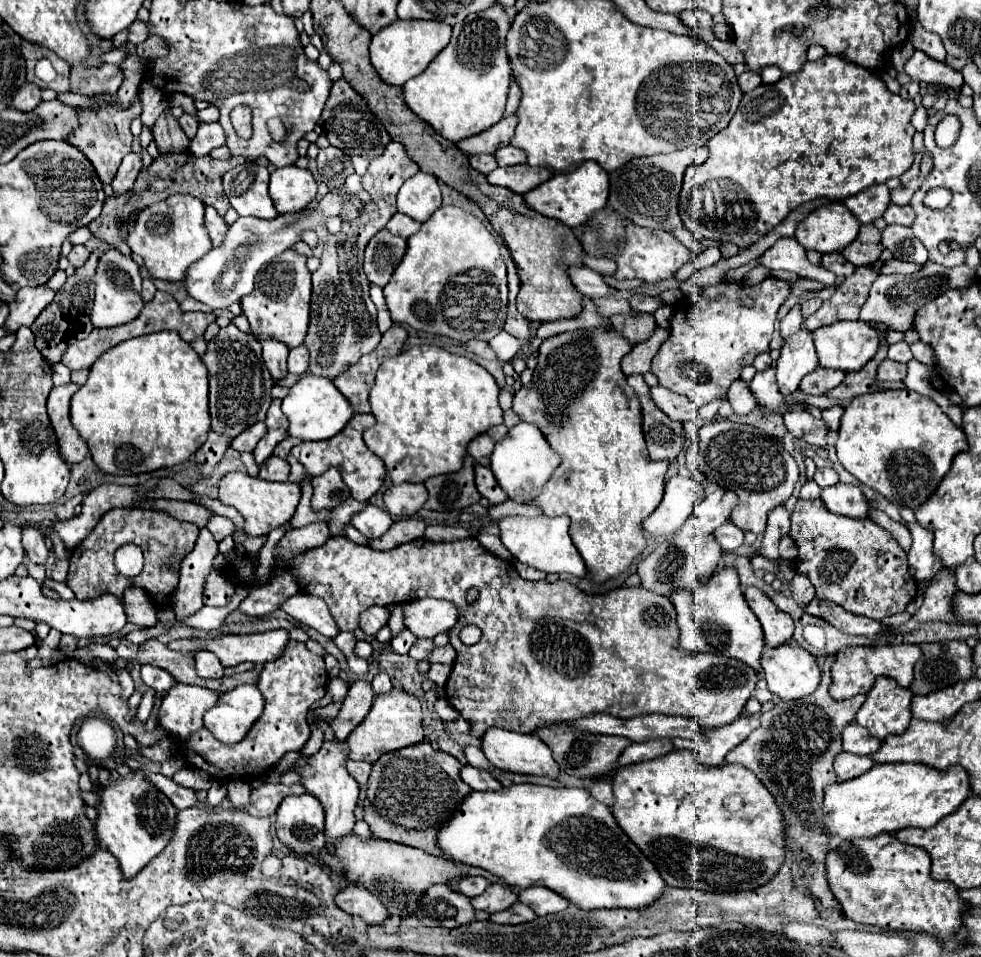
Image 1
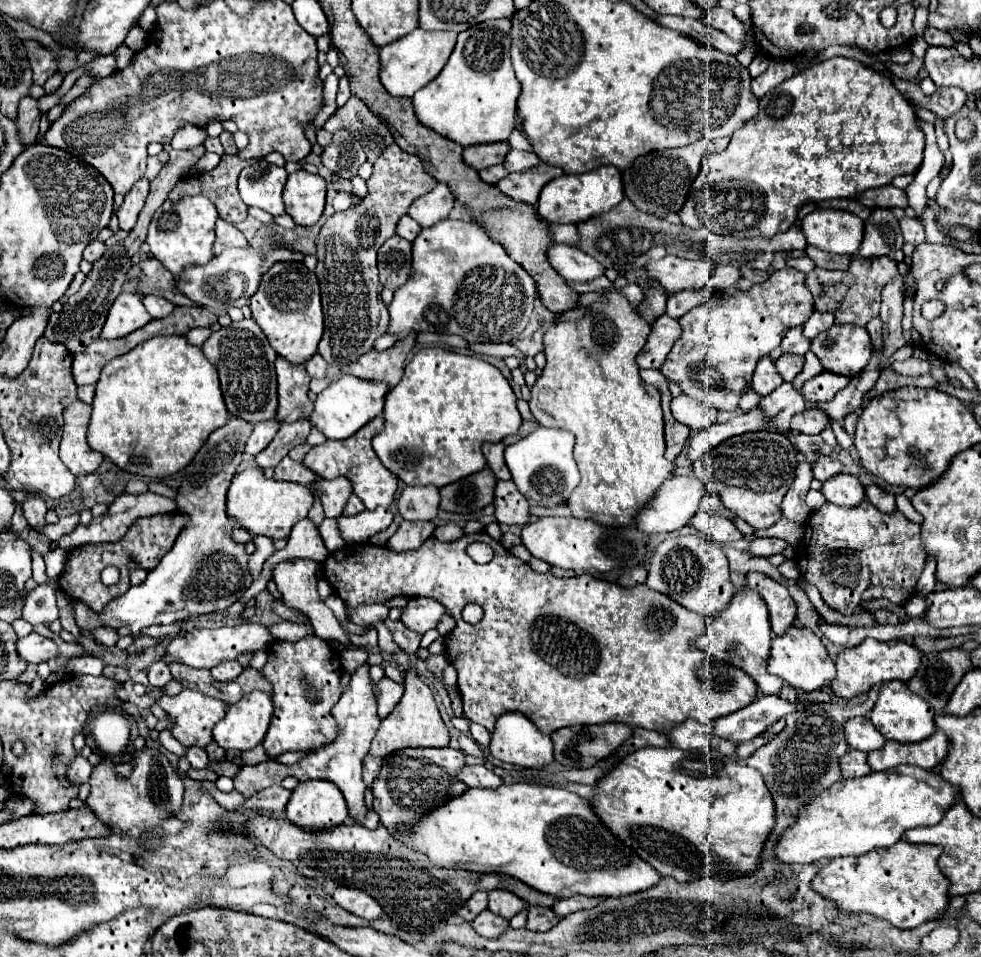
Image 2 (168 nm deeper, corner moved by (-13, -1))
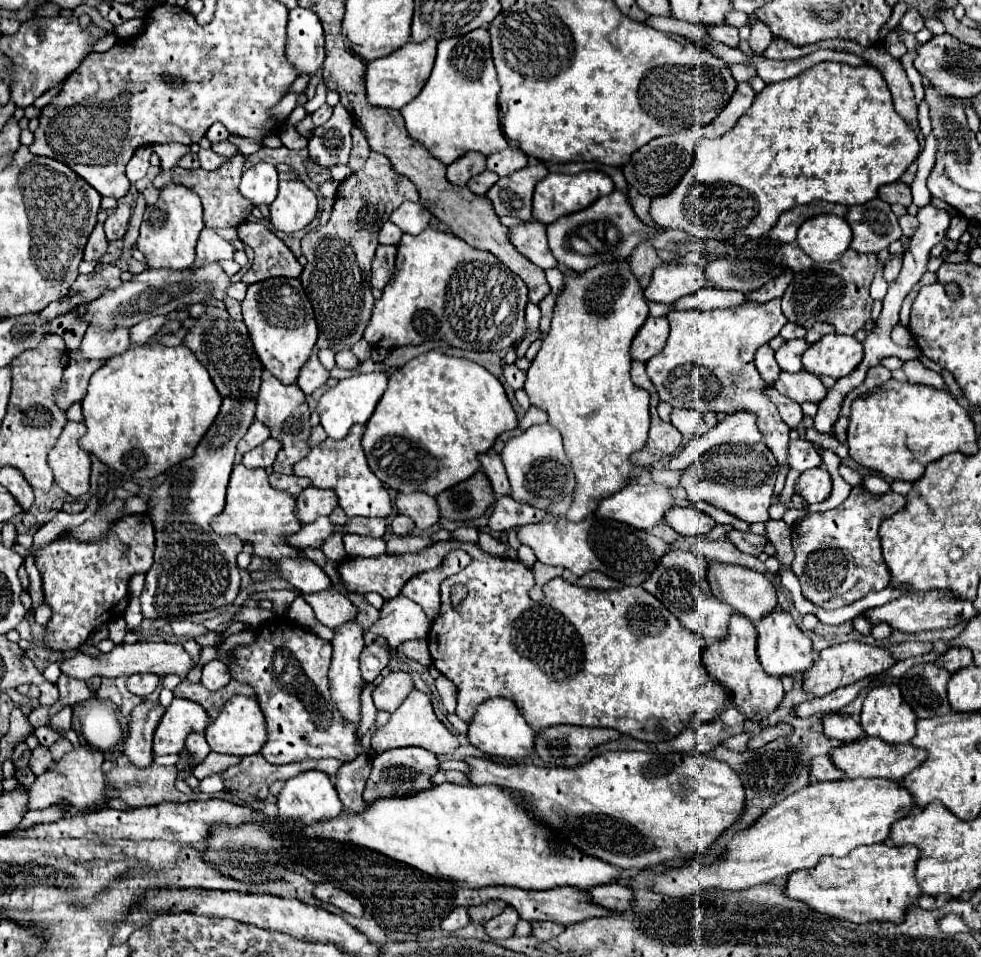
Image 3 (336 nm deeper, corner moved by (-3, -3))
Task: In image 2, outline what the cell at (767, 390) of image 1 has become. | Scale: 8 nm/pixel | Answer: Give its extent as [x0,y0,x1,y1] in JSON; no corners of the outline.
[775,354,805,382]

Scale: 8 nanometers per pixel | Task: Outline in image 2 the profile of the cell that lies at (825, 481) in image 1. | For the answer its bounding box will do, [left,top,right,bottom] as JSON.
[813,456,845,482]

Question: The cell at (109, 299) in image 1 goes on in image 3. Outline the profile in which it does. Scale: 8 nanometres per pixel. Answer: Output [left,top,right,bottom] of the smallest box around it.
[73,328,129,360]

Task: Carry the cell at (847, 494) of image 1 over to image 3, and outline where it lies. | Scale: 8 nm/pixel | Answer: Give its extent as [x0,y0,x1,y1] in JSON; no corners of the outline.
[793,466,831,504]

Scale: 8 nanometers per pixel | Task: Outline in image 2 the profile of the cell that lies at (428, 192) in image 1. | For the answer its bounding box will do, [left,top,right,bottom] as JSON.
[407,182,455,228]

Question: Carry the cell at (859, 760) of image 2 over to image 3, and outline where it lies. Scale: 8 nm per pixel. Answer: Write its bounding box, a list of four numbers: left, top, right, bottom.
[811,756,845,782]

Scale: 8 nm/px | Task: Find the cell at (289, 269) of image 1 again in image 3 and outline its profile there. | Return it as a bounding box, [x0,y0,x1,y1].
[241,278,317,384]

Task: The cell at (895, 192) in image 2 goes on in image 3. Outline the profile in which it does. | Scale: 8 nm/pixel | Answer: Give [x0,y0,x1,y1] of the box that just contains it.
[879,180,911,206]

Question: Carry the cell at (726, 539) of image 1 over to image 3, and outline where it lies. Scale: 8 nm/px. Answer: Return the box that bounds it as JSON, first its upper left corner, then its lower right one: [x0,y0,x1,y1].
[665,506,715,536]

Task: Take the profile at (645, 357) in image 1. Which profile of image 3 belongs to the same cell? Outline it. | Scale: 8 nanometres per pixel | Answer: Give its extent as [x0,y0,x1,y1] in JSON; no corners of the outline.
[631,316,669,362]

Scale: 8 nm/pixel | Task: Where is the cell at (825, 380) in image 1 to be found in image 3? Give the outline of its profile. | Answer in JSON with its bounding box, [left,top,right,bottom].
[773,370,827,404]

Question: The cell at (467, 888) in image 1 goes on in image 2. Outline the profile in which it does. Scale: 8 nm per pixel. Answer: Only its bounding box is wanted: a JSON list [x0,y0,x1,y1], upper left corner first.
[459,892,487,920]

